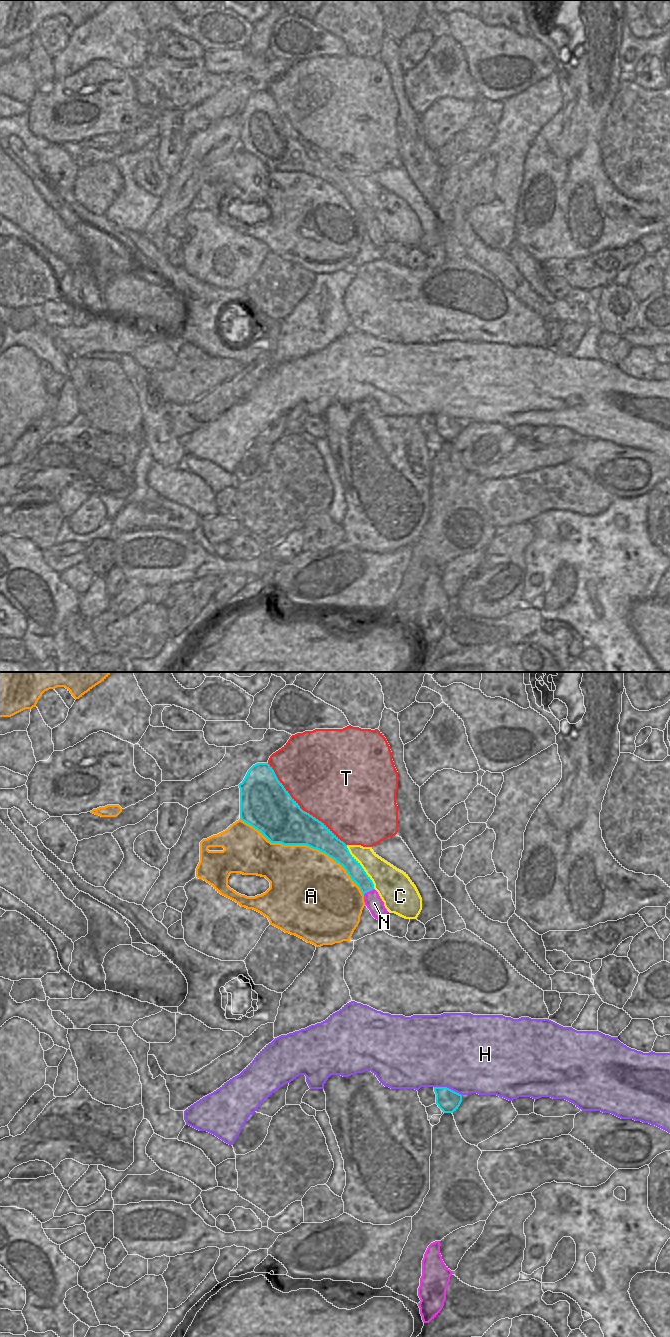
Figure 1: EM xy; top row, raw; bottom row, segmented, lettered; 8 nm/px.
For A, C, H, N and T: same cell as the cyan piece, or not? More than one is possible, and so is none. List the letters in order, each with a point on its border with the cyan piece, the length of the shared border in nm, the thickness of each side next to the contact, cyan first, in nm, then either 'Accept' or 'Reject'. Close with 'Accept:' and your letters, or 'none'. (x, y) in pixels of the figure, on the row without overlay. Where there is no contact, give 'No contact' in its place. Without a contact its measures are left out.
A: Touches cyan at xy (305, 172). Shared border 1150 nm. Thickness 340 nm (cyan) against 480 nm. Reject
C: Touches cyan at xy (361, 195). Shared border 420 nm. Thickness 160 nm (cyan) against 240 nm. Reject
H: Touches cyan at xy (448, 416). Shared border 240 nm. Thickness 180 nm (cyan) against 500 nm. Reject
N: Touches cyan at xy (368, 219). Shared border 100 nm. Thickness 120 nm (cyan) against 140 nm. Reject
T: Touches cyan at xy (300, 136). Shared border 900 nm. Thickness 400 nm (cyan) against 480 nm. Reject
Accept: none

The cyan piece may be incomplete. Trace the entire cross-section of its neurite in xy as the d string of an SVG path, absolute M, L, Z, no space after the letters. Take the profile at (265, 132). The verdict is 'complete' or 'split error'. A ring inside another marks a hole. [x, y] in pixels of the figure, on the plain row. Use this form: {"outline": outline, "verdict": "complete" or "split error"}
{"outline": "M257 91L247 100L240 116L240 147L257 157L271 171L307 173L339 191L362 222L374 217L374 212L360 191L350 182L347 173L324 151L303 139L278 108L268 91Z", "verdict": "complete"}

